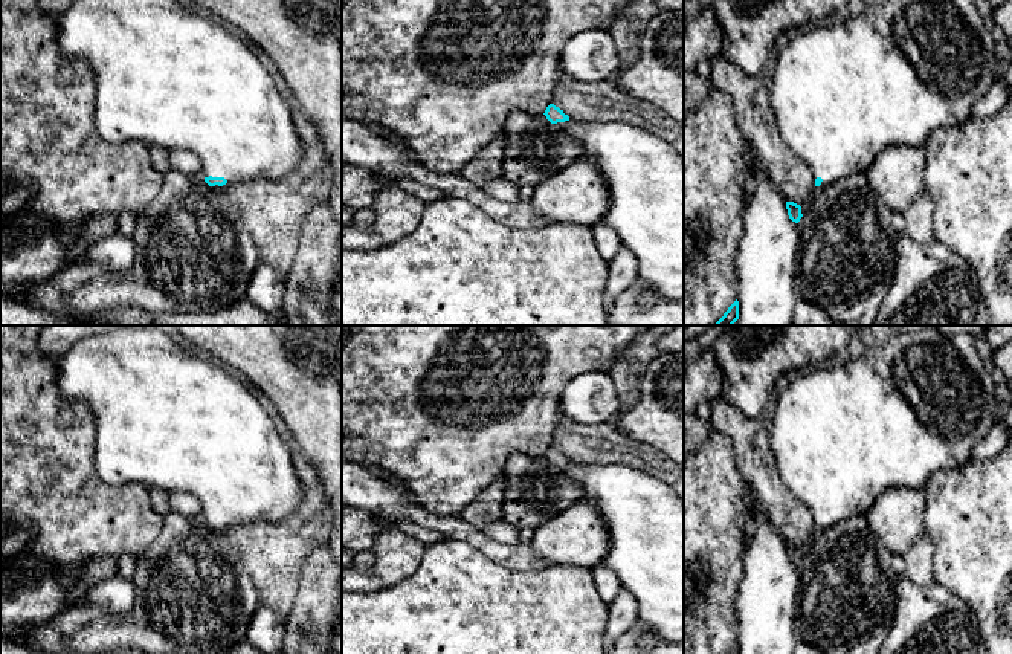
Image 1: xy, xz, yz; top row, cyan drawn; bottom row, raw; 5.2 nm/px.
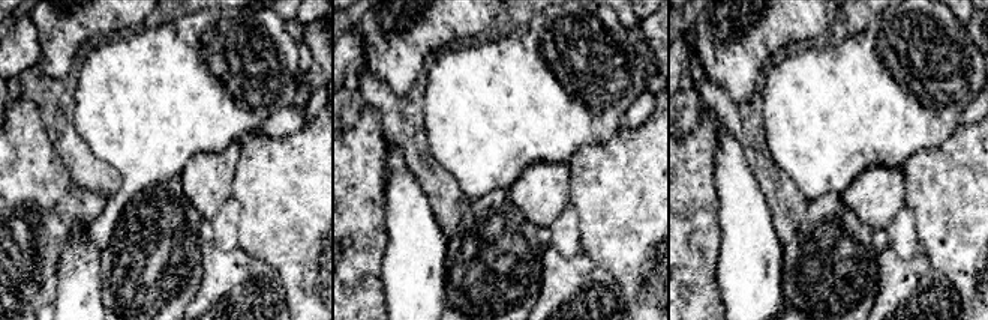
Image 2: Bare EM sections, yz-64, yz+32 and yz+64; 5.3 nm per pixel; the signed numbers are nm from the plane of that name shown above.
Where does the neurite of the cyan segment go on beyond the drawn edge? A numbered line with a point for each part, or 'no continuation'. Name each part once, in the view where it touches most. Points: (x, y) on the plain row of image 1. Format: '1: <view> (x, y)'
1: xy (165, 416)

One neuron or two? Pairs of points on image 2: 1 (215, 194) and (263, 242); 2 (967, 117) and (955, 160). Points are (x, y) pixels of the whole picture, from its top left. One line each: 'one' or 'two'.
1: two
2: two

